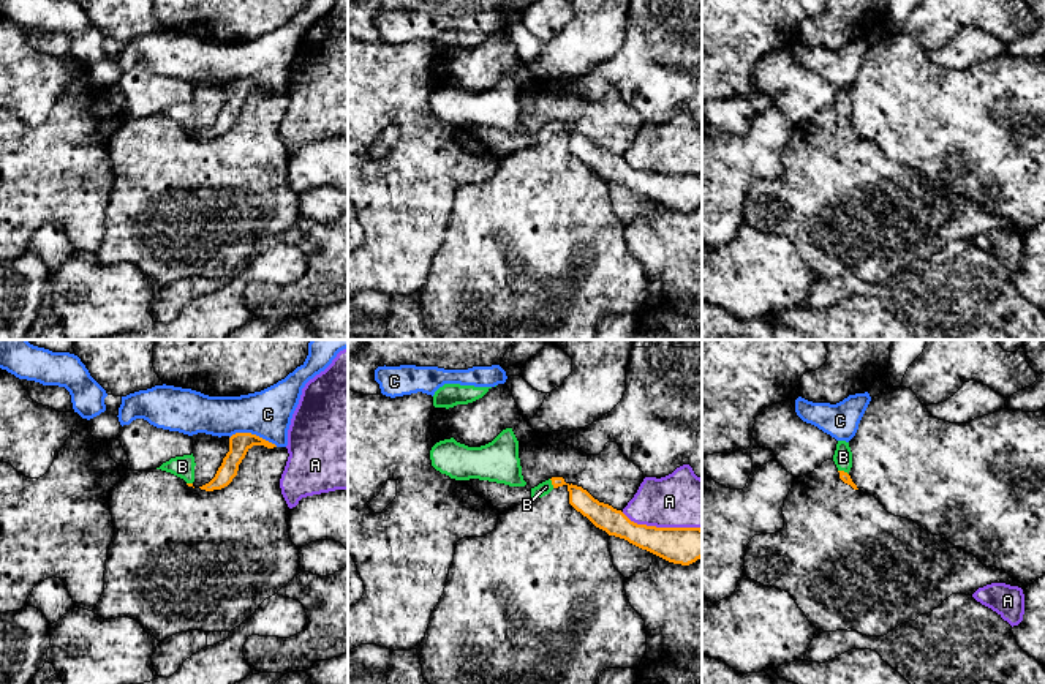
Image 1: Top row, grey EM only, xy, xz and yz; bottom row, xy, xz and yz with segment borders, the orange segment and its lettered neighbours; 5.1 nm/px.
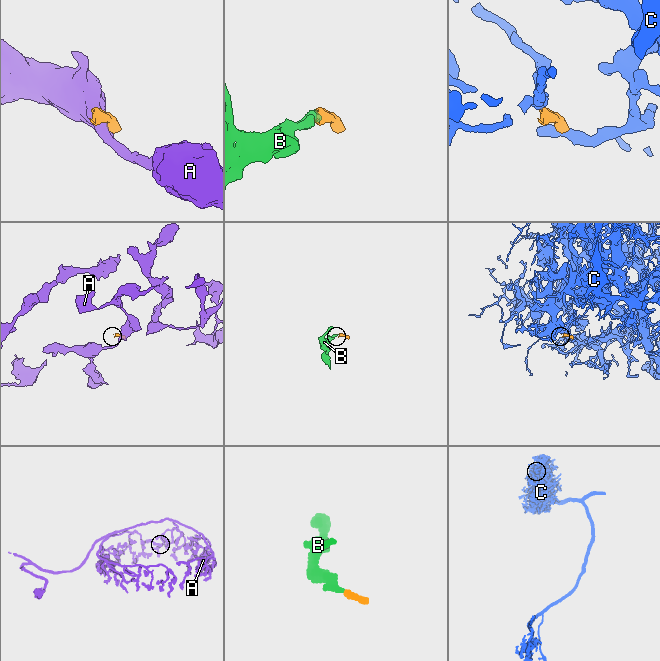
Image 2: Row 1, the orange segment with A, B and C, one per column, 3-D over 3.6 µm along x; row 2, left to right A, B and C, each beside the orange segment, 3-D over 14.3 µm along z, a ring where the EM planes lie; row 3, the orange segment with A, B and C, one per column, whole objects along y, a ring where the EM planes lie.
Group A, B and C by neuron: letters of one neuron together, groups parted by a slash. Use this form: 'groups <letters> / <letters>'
groups A / B / C

